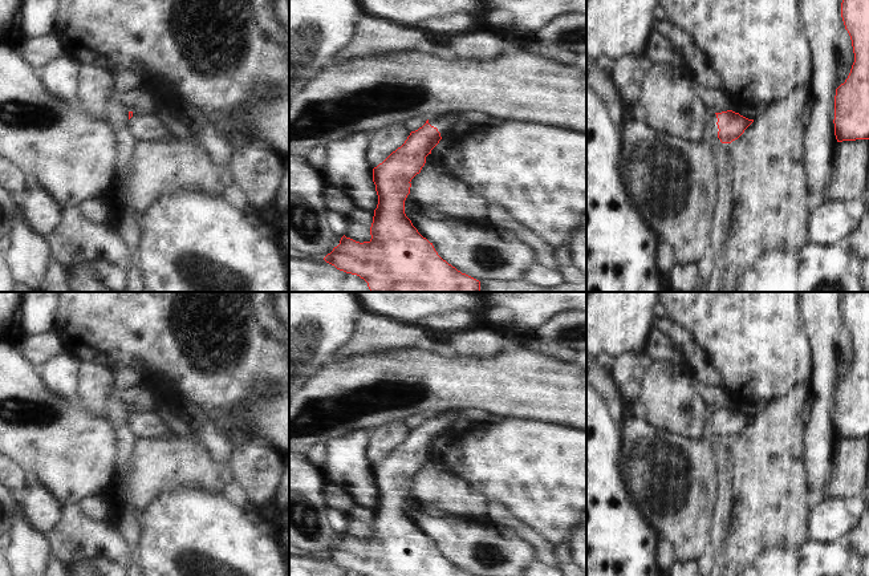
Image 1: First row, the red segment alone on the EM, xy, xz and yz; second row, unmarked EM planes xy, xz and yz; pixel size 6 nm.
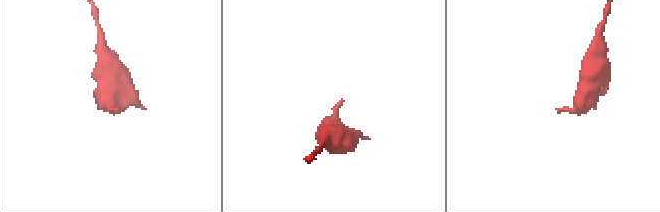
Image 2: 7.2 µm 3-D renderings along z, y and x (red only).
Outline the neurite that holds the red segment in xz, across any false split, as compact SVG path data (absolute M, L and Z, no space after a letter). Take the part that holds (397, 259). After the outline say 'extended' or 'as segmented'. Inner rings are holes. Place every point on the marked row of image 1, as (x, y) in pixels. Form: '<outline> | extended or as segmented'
M444 114L431 117L415 131L411 131L405 143L393 151L382 163L373 169L373 182L378 195L378 204L374 210L373 223L370 227L371 239L369 242L356 242L345 235L340 244L328 253L324 260L337 269L346 273L357 275L368 283L371 292L480 292L480 281L462 273L455 267L443 260L435 251L433 243L423 238L413 226L405 214L405 200L410 194L411 179L421 173L426 163L426 157L442 139L440 133L446 129L456 133L460 125L455 115Z | extended

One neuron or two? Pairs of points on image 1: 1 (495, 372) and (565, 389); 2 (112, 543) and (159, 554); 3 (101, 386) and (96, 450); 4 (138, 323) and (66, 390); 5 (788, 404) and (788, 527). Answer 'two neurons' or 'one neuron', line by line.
1: one neuron
2: two neurons
3: two neurons
4: two neurons
5: one neuron

